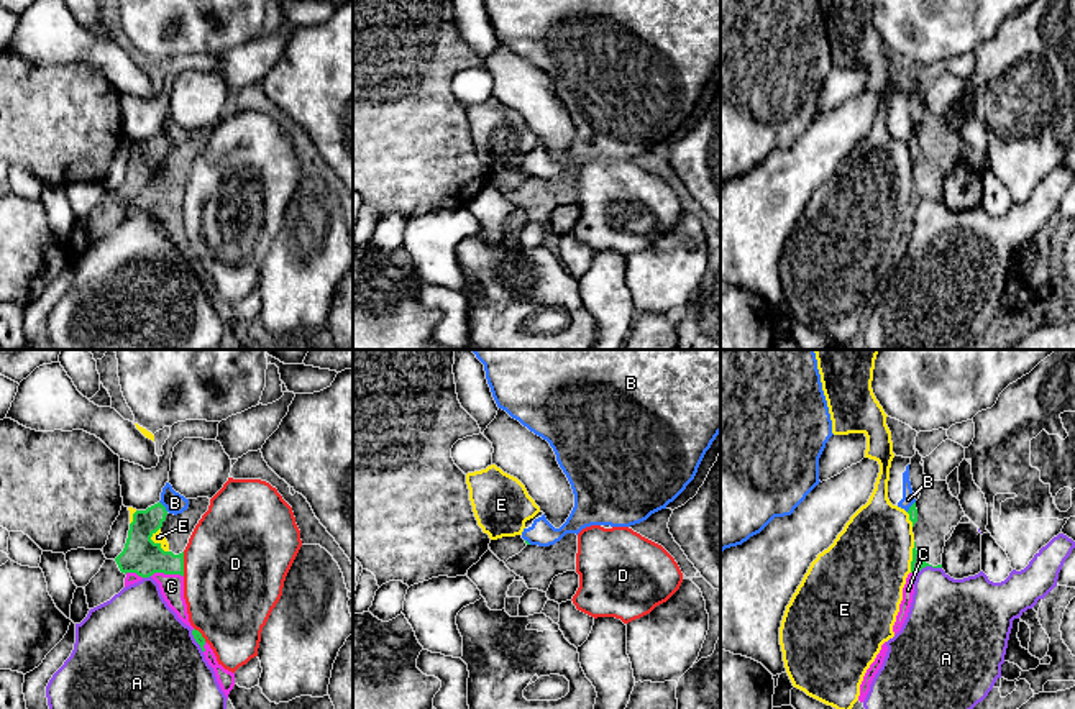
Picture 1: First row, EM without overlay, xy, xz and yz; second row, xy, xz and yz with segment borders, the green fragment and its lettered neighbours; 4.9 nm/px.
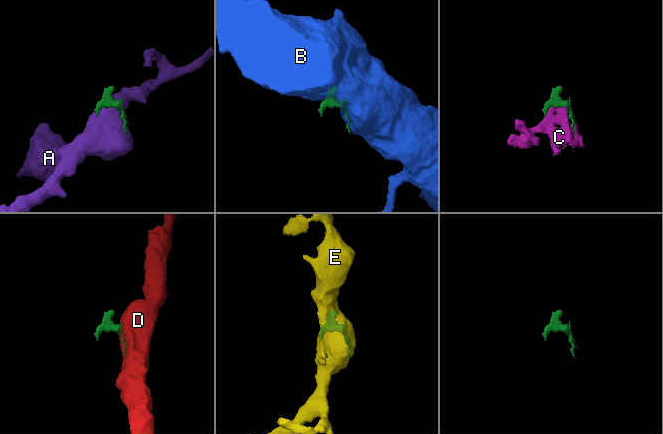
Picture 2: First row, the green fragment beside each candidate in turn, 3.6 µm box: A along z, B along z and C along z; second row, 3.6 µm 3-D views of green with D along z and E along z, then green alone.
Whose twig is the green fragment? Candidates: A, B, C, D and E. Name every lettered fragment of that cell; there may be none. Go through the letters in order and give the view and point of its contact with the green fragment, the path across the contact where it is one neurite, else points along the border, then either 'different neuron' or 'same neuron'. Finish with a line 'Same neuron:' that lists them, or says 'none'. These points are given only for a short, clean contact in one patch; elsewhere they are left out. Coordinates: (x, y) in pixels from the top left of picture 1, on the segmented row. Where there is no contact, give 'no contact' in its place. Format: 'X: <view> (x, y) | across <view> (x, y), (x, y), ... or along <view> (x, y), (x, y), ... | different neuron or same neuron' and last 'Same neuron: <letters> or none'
A: yz (928, 565) | different neuron
B: xy (163, 506) | along xy (160, 501), (168, 511) | different neuron
C: xy (166, 573) | same neuron
D: xy (182, 563) | different neuron
E: xy (153, 542) | different neuron
Same neuron: C

